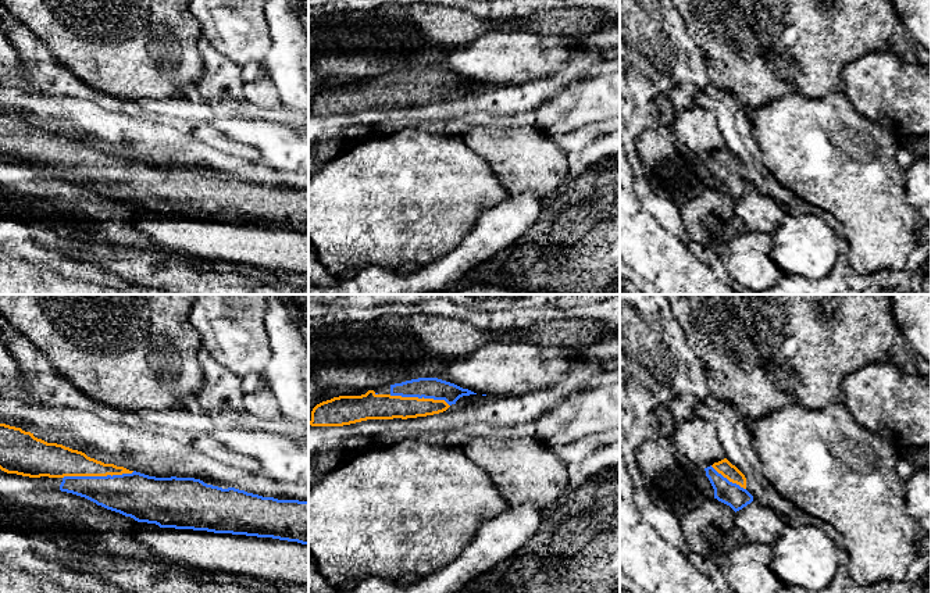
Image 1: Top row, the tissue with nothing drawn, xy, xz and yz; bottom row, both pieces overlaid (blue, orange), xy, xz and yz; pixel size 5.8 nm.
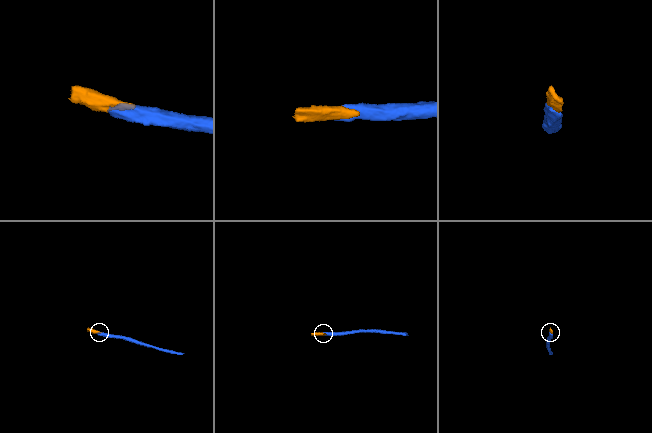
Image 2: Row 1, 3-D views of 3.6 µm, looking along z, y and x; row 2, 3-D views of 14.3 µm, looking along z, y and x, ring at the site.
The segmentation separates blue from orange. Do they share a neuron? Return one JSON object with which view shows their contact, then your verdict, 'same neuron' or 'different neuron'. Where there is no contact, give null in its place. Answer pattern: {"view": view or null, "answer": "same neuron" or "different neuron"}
{"view": "xy", "answer": "same neuron"}

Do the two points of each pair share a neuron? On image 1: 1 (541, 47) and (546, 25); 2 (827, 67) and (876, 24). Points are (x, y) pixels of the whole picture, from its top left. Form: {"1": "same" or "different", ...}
{"1": "different", "2": "same"}

